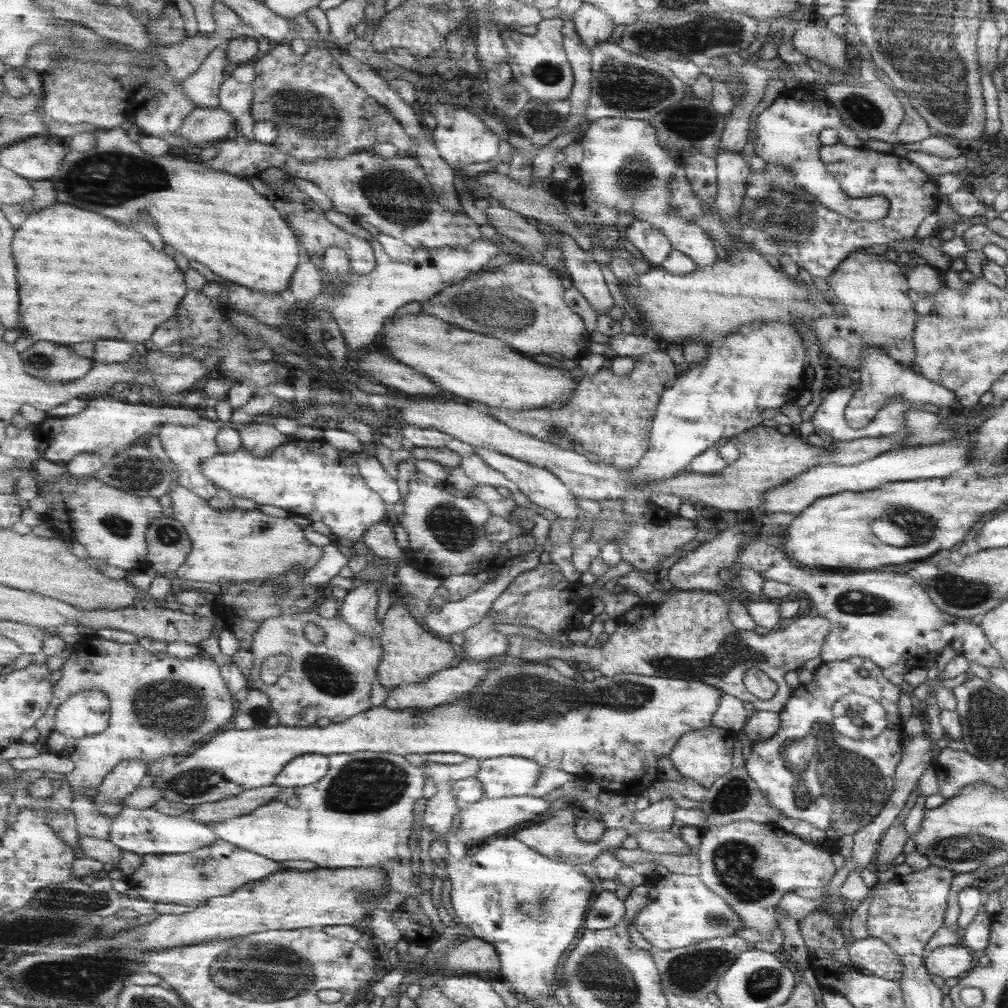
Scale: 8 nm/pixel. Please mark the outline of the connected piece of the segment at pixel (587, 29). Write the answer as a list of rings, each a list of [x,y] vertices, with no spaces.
[[[585,2],[581,10],[573,16],[573,22],[577,24],[577,32],[583,38],[583,42],[593,50],[597,44],[603,44],[611,38],[615,30],[615,20],[595,4]]]

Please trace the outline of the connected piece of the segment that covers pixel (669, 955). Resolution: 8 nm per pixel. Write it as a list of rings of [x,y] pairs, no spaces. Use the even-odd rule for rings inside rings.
[[[725,936],[725,938],[703,940],[689,948],[679,948],[679,950],[651,948],[651,952],[657,958],[659,970],[663,974],[663,988],[667,992],[673,992],[677,996],[695,996],[695,998],[703,1000],[703,998],[707,998],[707,994],[717,992],[723,974],[729,970],[729,966],[735,962],[735,958],[749,948],[751,948],[751,942],[745,942],[737,936]]]

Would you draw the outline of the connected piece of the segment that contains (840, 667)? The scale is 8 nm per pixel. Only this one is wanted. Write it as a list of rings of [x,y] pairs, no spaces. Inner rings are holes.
[[[853,656],[843,662],[823,662],[813,672],[813,678],[809,684],[801,684],[791,692],[787,704],[779,712],[781,724],[777,732],[769,740],[759,742],[751,748],[751,754],[745,762],[747,776],[757,784],[761,794],[781,814],[781,818],[809,822],[819,830],[833,828],[837,830],[839,838],[855,834],[857,830],[873,822],[873,818],[883,810],[885,802],[889,800],[889,794],[893,792],[893,774],[901,760],[901,738],[903,738],[903,722],[899,718],[901,714],[899,714],[899,704],[897,704],[899,698],[901,694],[899,694],[897,682],[889,678],[887,674],[883,674],[883,670],[879,670],[867,658]],[[857,670],[867,670],[871,674],[867,674],[867,678],[861,678]],[[849,692],[865,694],[883,706],[887,726],[879,736],[871,740],[851,740],[833,732],[831,712],[829,712],[831,704]]]

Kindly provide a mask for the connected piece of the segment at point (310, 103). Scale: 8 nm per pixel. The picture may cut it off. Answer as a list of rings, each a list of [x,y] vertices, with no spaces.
[[[289,44],[275,46],[273,52],[261,58],[259,62],[255,62],[253,68],[257,72],[257,80],[253,82],[255,122],[261,120],[273,122],[279,130],[279,138],[273,144],[293,154],[295,158],[299,160],[303,158],[303,162],[313,162],[329,154],[337,154],[345,158],[355,152],[361,152],[363,148],[383,144],[383,142],[395,144],[399,148],[399,154],[407,154],[407,156],[415,154],[415,140],[407,136],[403,124],[399,124],[399,120],[395,120],[395,116],[391,116],[391,112],[381,102],[371,98],[359,84],[355,84],[355,80],[351,80],[351,76],[347,76],[347,72],[343,72],[341,64],[337,62],[337,58],[331,54],[329,48],[319,46],[317,50],[309,50],[307,54],[299,56],[291,50]]]

